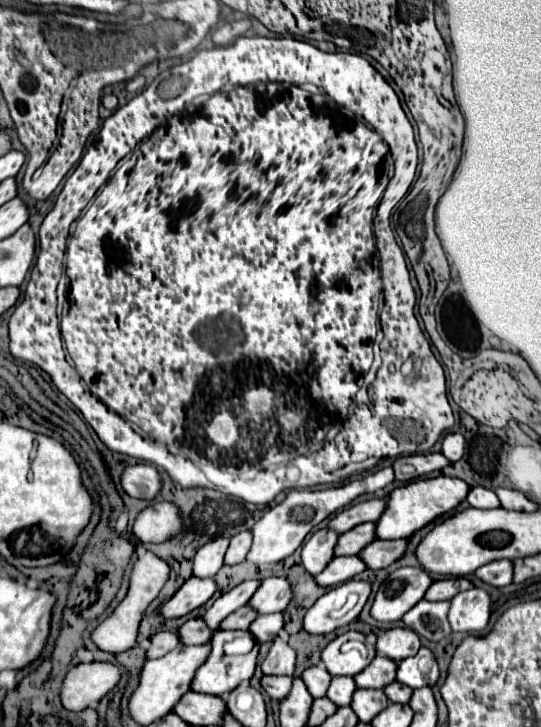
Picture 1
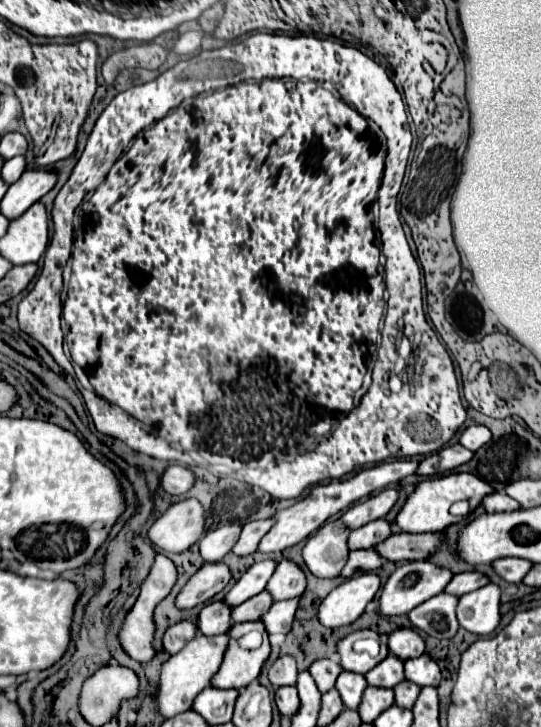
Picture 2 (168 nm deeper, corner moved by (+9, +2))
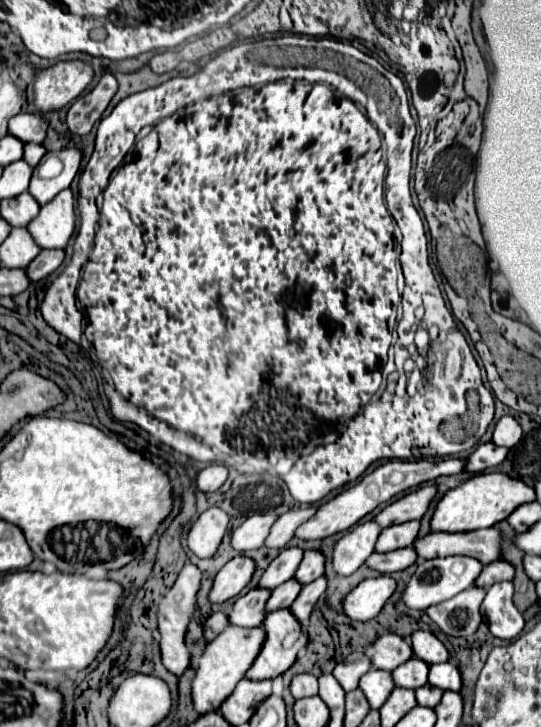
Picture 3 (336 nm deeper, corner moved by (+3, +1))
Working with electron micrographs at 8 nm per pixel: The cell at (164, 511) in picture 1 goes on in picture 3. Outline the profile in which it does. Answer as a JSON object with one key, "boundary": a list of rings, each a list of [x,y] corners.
{"boundary":[[[218,506],[208,508],[192,522],[190,534],[188,534],[188,548],[198,558],[212,558],[218,552],[218,546],[228,530],[230,518],[224,510]]]}

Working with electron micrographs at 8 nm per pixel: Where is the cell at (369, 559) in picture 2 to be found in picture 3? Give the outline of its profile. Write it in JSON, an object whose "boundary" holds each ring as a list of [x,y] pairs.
{"boundary":[[[402,548],[402,550],[394,550],[394,552],[386,552],[386,554],[372,554],[366,564],[382,574],[392,574],[392,572],[400,572],[406,570],[408,566],[418,562],[418,552],[416,548]]]}

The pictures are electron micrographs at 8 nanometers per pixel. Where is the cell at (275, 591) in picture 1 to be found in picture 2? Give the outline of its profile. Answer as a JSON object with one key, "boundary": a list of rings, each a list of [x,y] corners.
{"boundary":[[[282,559],[270,577],[266,591],[270,593],[272,601],[284,601],[284,599],[294,599],[304,593],[306,577],[300,571],[298,565],[292,565],[292,561]]]}

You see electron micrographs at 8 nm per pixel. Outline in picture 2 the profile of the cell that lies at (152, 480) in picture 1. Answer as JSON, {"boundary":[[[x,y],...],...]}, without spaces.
{"boundary":[[[170,465],[160,475],[160,487],[168,495],[184,497],[192,485],[194,485],[194,473],[182,465]]]}

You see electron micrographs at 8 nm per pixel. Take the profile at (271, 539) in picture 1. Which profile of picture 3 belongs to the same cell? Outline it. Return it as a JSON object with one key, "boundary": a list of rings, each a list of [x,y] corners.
{"boundary":[[[448,458],[448,460],[440,460],[440,462],[430,462],[430,460],[388,460],[388,462],[380,464],[376,470],[372,470],[370,474],[366,474],[358,484],[342,490],[336,498],[322,504],[318,508],[318,514],[298,528],[296,538],[322,540],[326,536],[344,532],[344,530],[352,528],[356,522],[360,522],[364,516],[368,516],[372,510],[376,510],[380,504],[388,502],[390,498],[394,498],[394,496],[398,496],[398,494],[402,494],[402,492],[406,492],[414,486],[420,486],[424,482],[430,482],[438,476],[460,474],[460,472],[464,472],[464,468],[466,468],[464,458]]]}

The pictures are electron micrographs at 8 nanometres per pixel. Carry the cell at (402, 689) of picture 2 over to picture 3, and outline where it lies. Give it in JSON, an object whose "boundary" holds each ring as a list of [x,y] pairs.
{"boundary":[[[426,684],[426,686],[422,686],[422,688],[416,690],[418,704],[420,706],[428,706],[428,708],[436,708],[438,702],[442,700],[442,694],[444,694],[444,690],[440,690],[436,686],[430,686],[430,684]]]}

